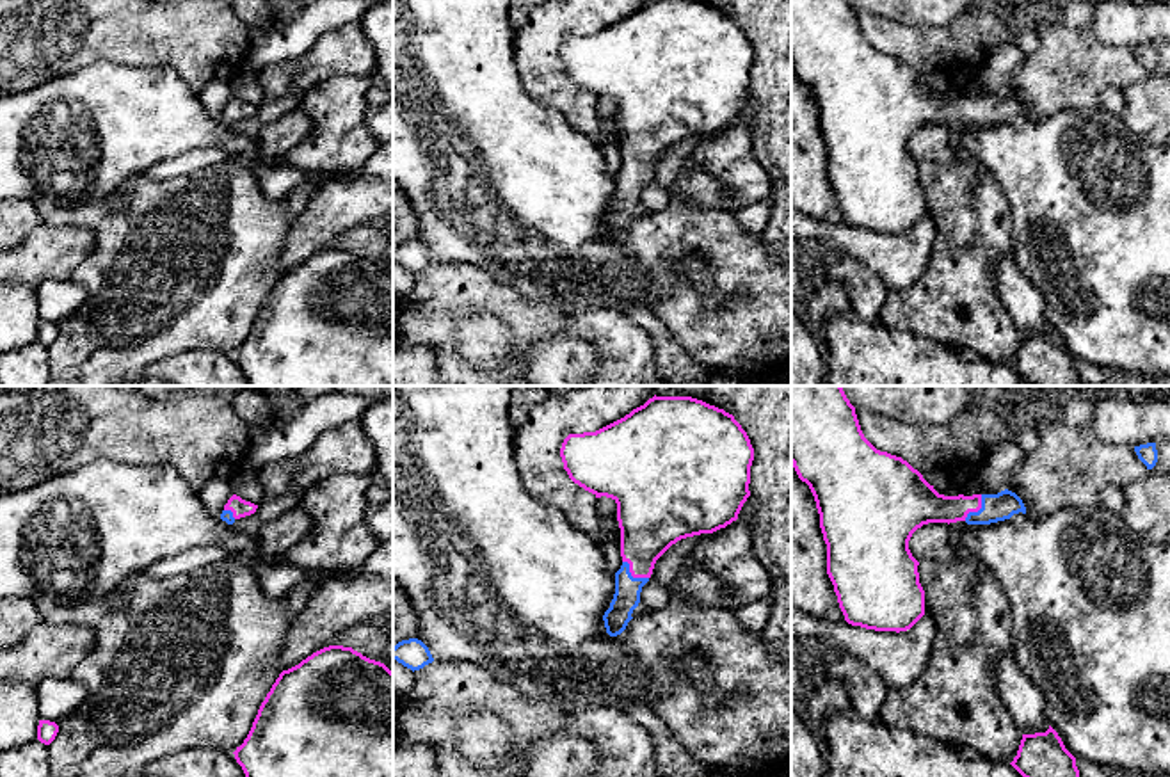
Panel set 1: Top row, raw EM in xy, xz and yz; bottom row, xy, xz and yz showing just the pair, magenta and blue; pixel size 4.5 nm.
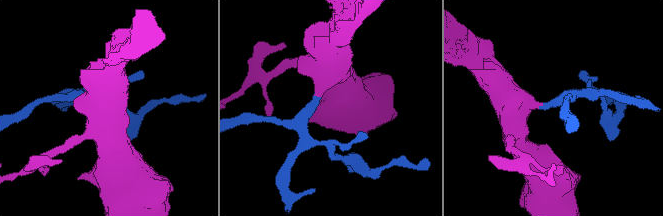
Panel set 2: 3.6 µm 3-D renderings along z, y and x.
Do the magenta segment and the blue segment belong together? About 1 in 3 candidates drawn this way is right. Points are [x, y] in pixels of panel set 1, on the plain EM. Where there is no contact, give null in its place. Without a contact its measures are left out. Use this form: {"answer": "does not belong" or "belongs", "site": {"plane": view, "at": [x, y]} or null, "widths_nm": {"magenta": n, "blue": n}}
{"answer": "belongs", "site": {"plane": "xz", "at": [632, 176]}, "widths_nm": {"magenta": 280, "blue": 120}}

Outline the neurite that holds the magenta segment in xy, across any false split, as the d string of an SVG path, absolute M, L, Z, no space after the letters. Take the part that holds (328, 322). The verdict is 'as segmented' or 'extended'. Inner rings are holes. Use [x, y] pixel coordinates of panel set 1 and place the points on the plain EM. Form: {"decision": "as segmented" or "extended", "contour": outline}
{"decision": "as segmented", "contour": "M329 247L313 254L279 276L261 304L247 340L233 356L249 386L393 386L393 274L352 249Z"}

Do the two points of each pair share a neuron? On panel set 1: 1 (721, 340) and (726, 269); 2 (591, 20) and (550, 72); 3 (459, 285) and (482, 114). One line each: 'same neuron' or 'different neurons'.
1: same neuron
2: same neuron
3: different neurons

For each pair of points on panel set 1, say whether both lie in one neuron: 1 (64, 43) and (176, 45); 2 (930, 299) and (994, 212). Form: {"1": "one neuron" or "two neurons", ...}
{"1": "one neuron", "2": "one neuron"}

